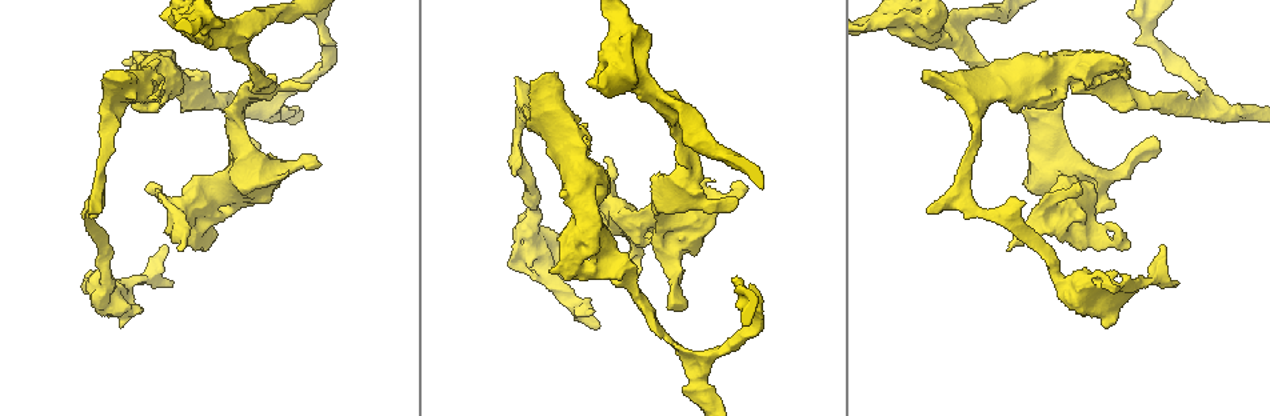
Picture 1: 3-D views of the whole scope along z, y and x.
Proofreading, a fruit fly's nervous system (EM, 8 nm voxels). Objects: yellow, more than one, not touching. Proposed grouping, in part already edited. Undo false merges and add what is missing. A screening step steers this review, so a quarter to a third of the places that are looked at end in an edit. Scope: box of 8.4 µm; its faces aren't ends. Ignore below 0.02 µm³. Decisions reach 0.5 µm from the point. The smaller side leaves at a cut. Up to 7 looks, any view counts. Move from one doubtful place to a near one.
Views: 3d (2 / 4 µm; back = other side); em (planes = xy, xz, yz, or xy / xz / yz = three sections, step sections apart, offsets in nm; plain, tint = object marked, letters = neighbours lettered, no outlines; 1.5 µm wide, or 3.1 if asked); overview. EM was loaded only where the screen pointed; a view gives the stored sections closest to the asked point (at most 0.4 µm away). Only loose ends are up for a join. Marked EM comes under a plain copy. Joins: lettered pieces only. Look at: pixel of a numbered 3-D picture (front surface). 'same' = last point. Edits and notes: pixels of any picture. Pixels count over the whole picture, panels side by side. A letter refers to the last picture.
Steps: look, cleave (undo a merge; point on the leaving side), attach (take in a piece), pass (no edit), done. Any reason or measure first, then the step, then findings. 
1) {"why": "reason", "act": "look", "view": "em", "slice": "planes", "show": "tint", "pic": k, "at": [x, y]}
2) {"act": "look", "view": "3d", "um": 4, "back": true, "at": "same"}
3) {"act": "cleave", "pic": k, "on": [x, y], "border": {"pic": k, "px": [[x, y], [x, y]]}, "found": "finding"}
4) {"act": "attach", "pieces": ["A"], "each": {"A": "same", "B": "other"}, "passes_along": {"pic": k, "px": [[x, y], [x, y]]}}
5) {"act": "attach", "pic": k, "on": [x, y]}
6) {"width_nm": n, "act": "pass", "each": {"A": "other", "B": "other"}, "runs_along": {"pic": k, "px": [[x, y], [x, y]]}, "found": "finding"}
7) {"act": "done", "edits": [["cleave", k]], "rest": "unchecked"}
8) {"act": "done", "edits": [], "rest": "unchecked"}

{"why": "sharp bend", "act": "look", "view": "em", "slice": "yz", "step": 4, "show": "letters", "pic": 1, "at": [524, 110]}

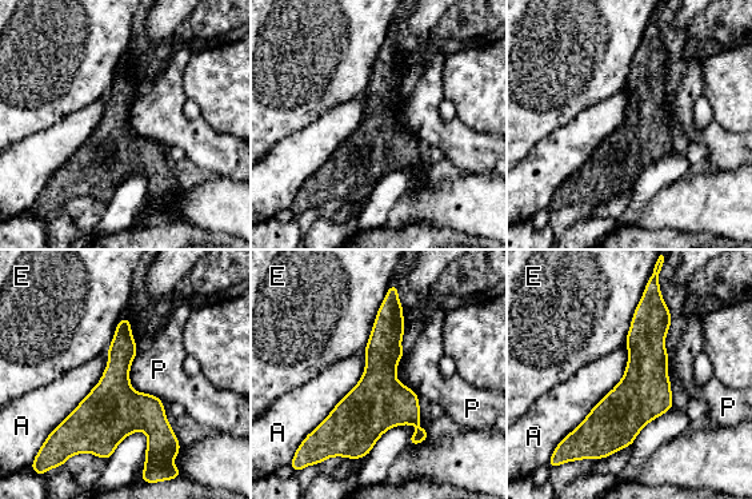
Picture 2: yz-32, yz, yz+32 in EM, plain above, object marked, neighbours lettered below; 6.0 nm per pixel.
{"act": "look", "view": "em", "slice": "planes", "show": "letters", "at": "same"}

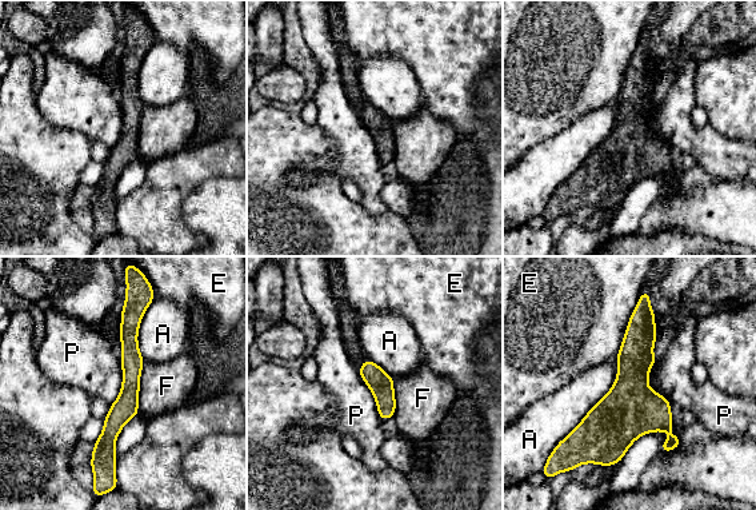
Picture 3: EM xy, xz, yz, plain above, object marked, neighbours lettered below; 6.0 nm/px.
{"width_nm": 100, "act": "pass", "each": {"A": "other", "E": "other", "F": "other", "P": "other"}, "runs_along": {"pic": 3, "px": [[646, 294], [616, 447]]}, "found": "all the same neuron"}

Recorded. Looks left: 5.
{"why": "free end", "act": "look", "view": "em", "slice": "xy", "step": 8, "show": "letters", "pic": 1, "at": [543, 74]}

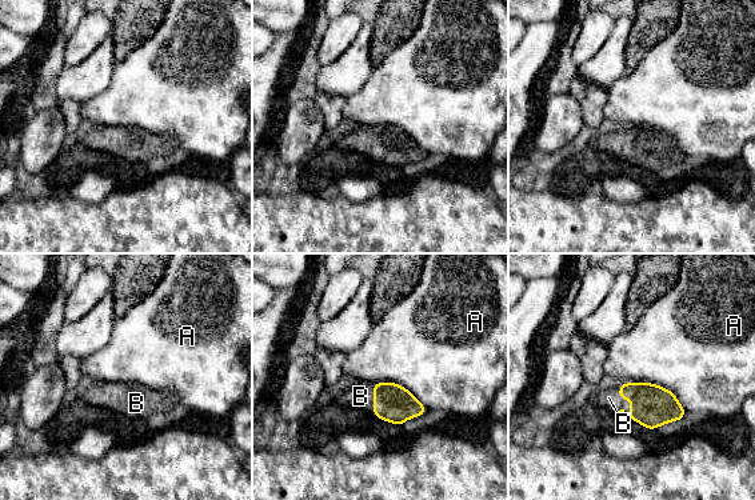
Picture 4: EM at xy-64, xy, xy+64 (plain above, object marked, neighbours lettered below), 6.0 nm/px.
{"act": "look", "view": "em", "slice": "planes", "show": "letters", "at": "same"}

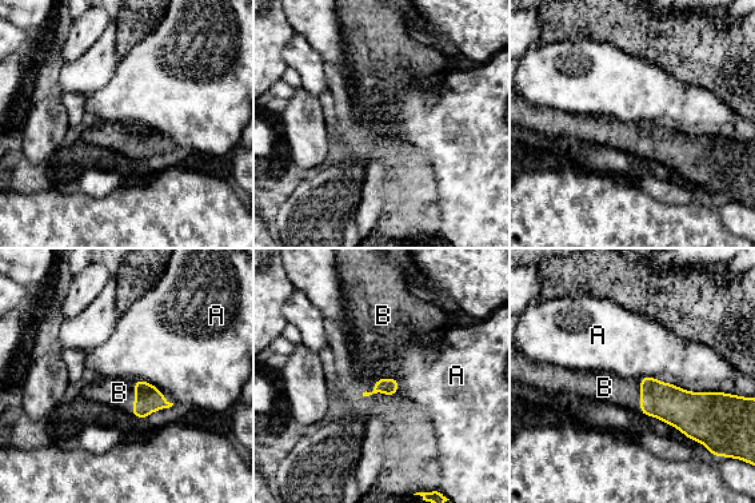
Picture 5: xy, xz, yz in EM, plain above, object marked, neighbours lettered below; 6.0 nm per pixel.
{"act": "attach", "pic": 5, "on": [372, 342], "each": {"A": "other", "B": "same"}, "passes_along": {"pic": 5, "px": [[386, 386], [375, 383], [372, 342]]}, "found": "the neuron continues"}

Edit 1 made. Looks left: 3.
{"why": "see it whole again", "act": "look", "view": "overview"}

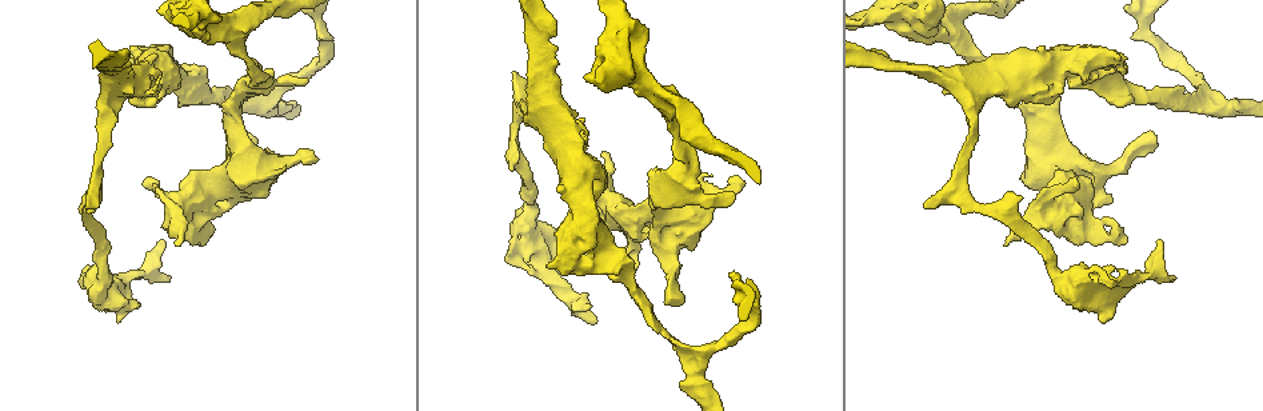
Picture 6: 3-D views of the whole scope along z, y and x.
{"why": "stops while still wide", "act": "look", "view": "em", "slice": "planes", "show": "tint", "pic": 6, "at": [175, 74]}

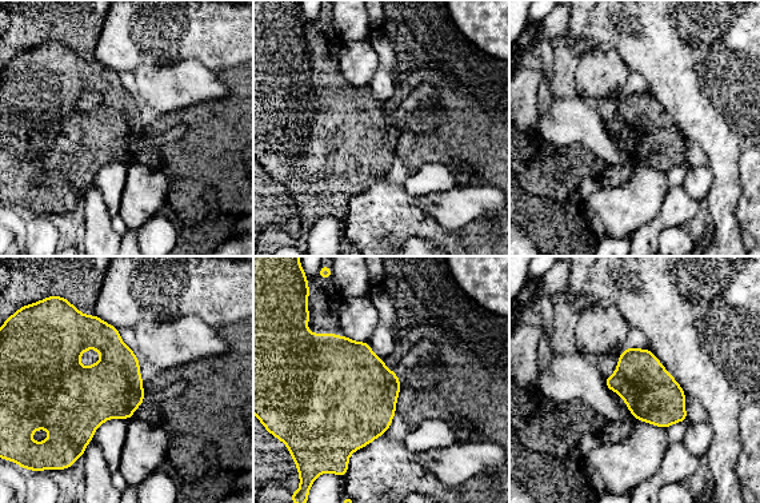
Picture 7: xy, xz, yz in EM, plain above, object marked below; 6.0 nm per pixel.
{"act": "look", "view": "em", "slice": "planes", "show": "letters", "at": "same"}

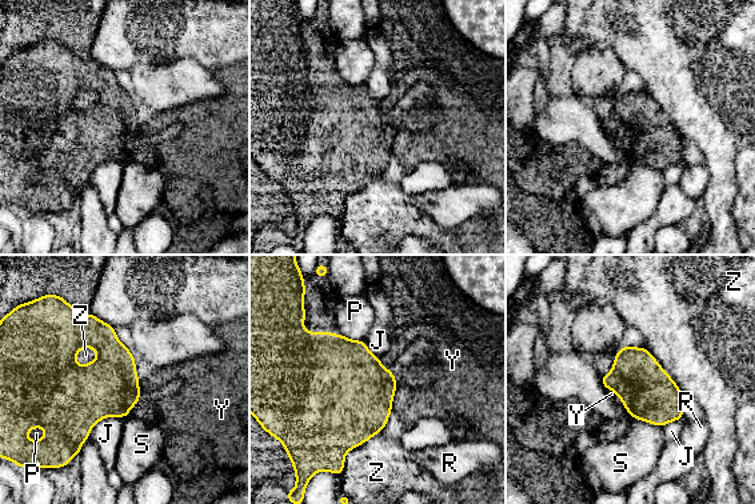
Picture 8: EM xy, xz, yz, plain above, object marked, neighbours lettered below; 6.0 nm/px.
{"act": "pass", "each": {"J": "other", "P": "other", "R": "other", "S": "other", "Y": "other", "Z": "other"}, "border": {"pic": 8, "px": [[379, 358], [396, 383], [392, 408]]}, "found": "none of them fits"}

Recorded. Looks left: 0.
{"act": "done", "edits": [["attach", 5]], "rest": "unchecked"}

